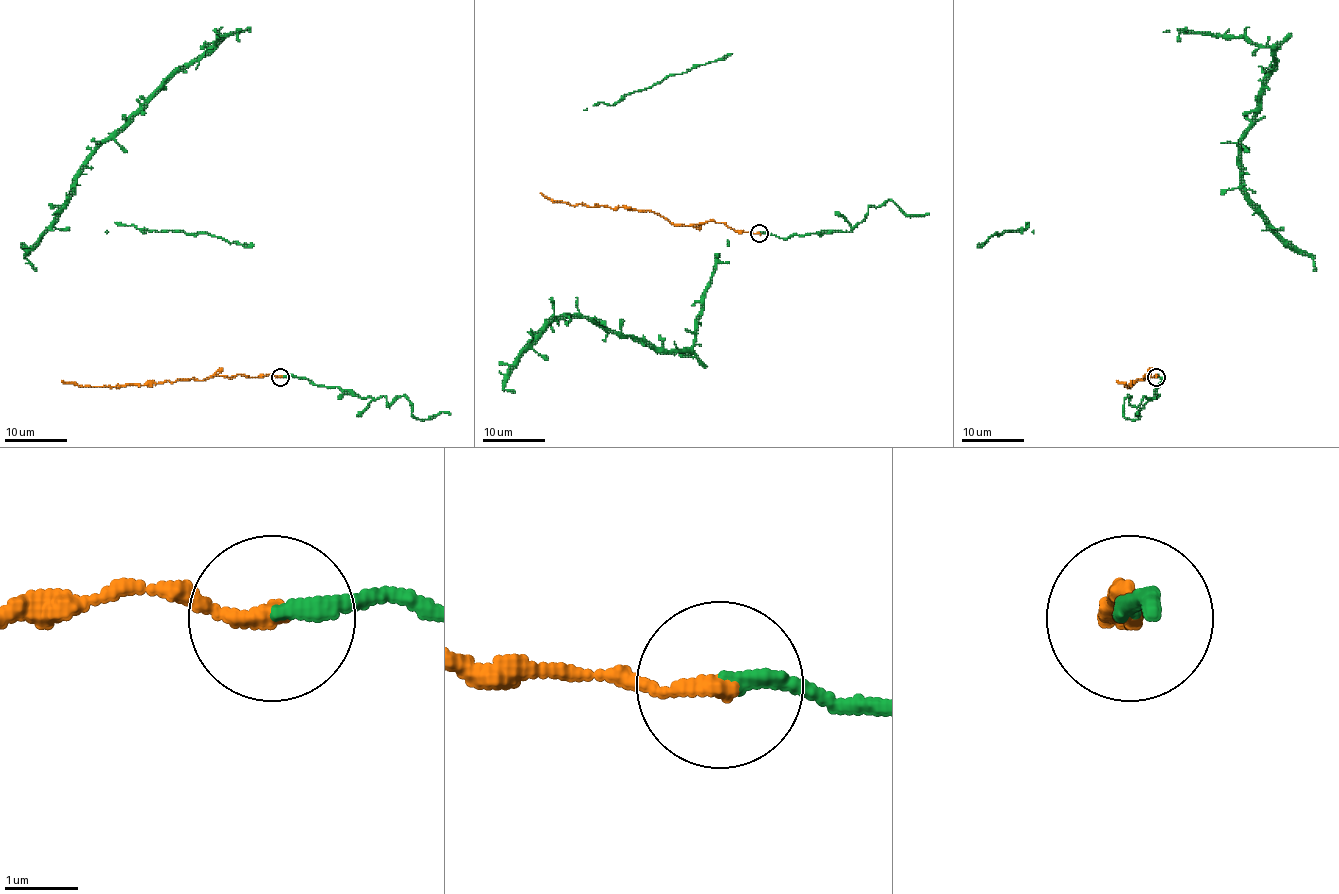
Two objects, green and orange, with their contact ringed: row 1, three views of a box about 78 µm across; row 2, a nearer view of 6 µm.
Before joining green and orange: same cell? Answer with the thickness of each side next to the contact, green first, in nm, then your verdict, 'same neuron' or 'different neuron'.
240 nm thick on the green side, 240 nm on the other; same neuron

